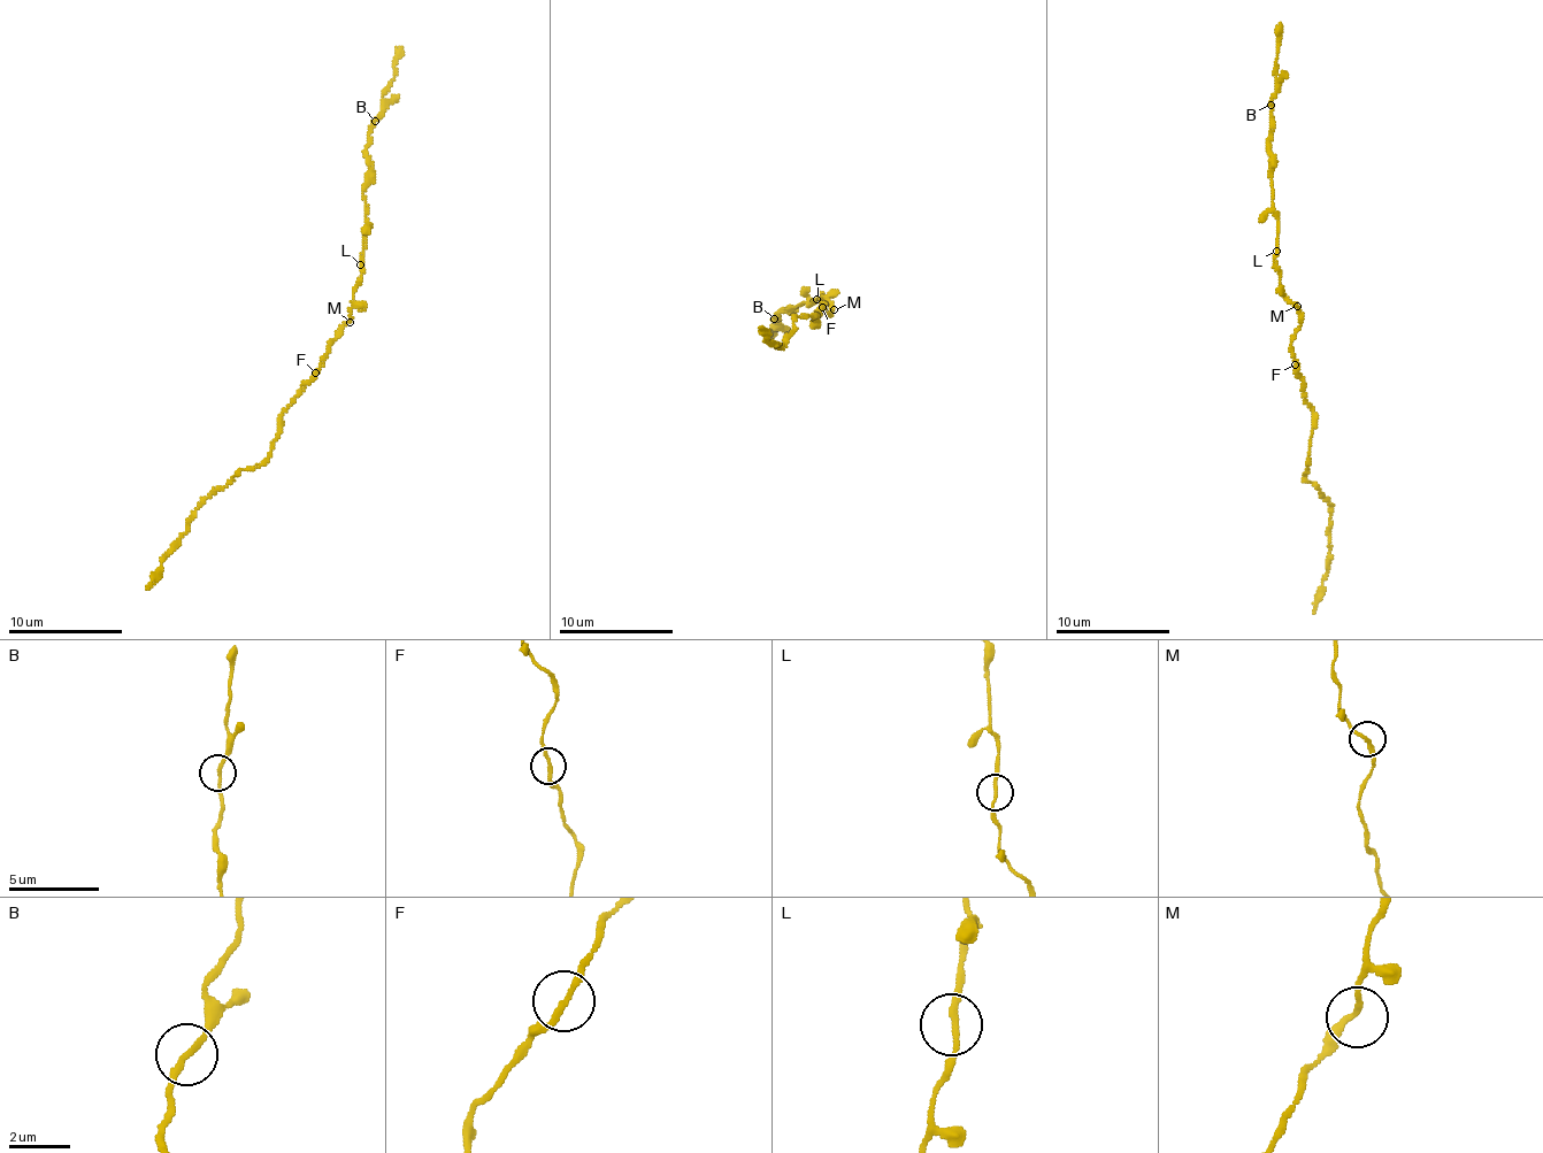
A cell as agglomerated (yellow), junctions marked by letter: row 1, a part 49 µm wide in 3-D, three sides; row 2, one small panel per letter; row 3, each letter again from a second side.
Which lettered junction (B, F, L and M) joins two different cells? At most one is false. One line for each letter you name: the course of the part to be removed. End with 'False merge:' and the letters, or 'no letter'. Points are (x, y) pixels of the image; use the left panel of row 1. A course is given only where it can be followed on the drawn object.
False merge: no letter

